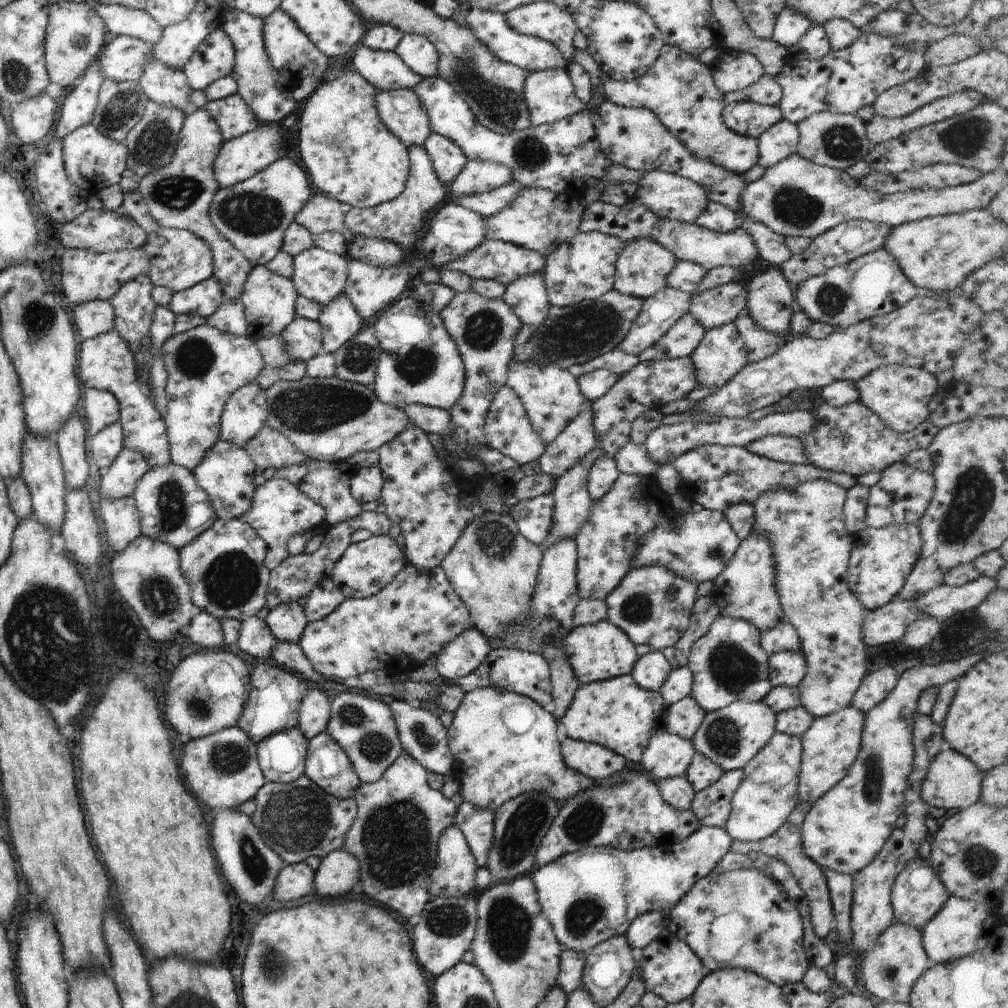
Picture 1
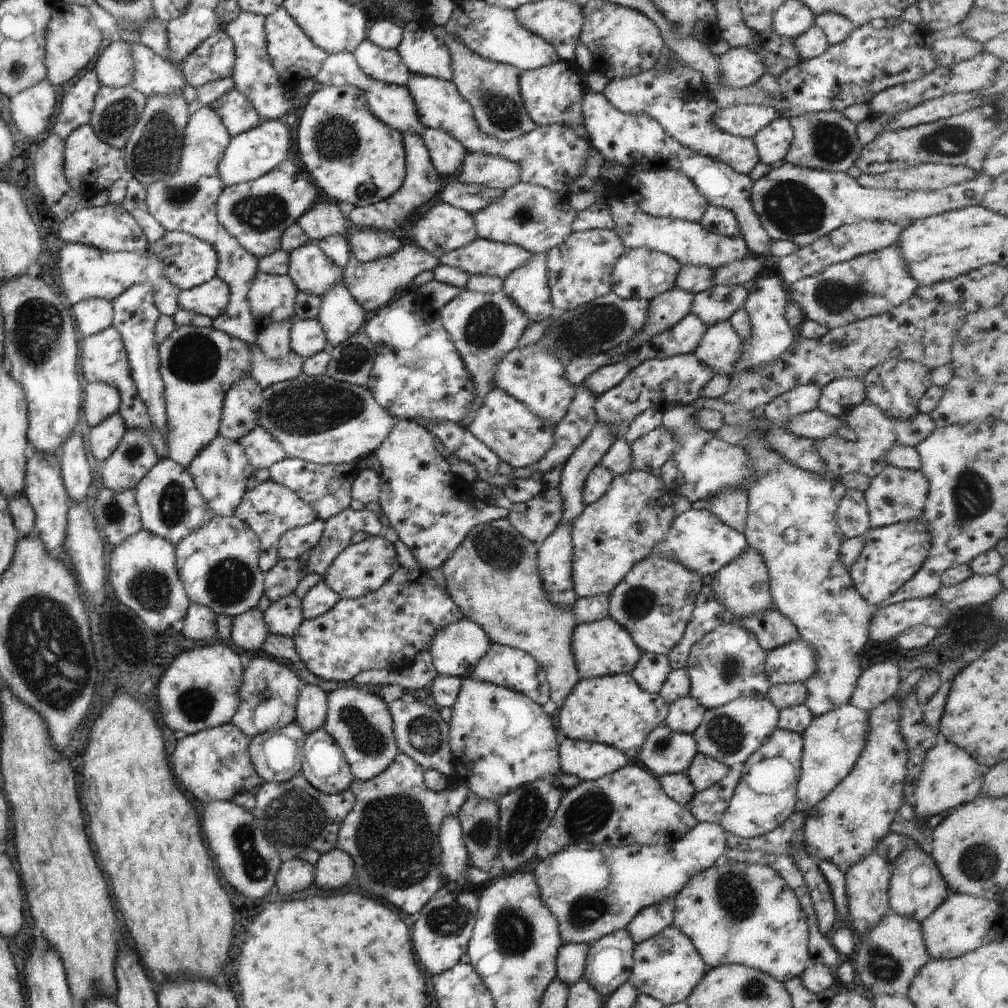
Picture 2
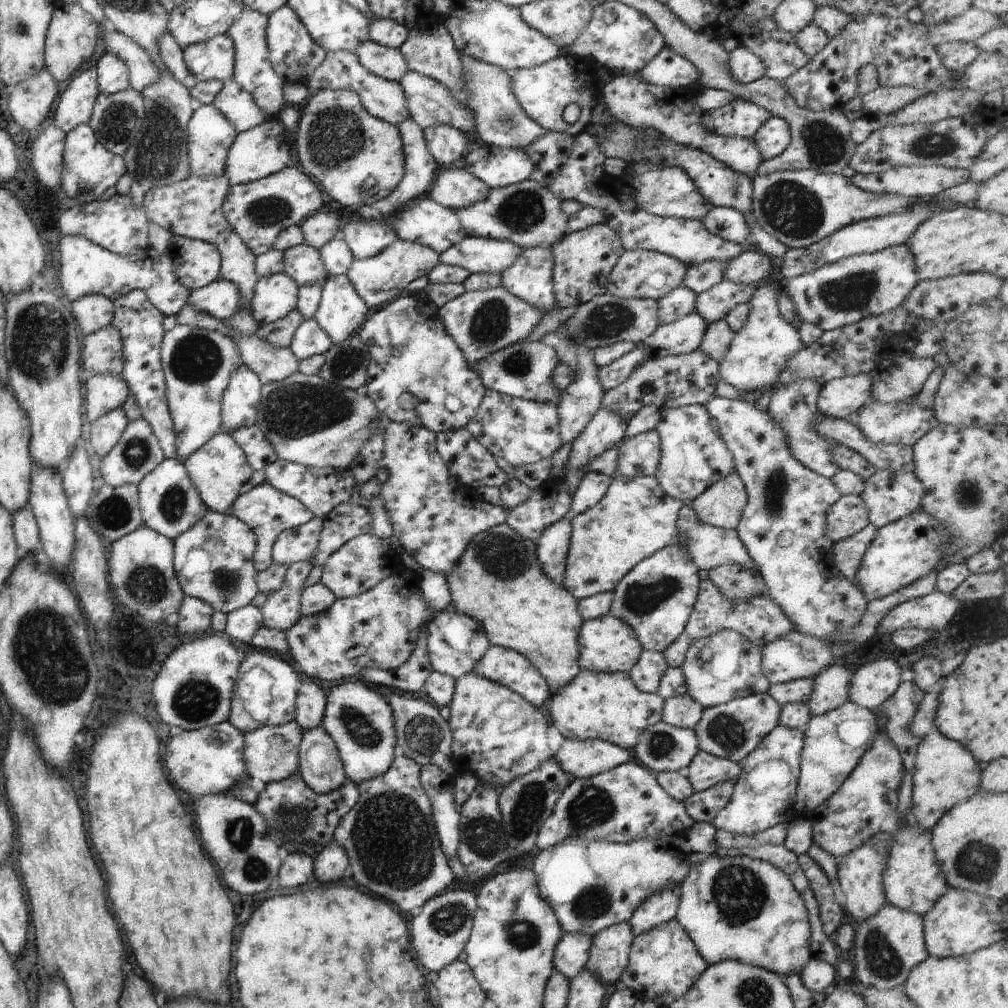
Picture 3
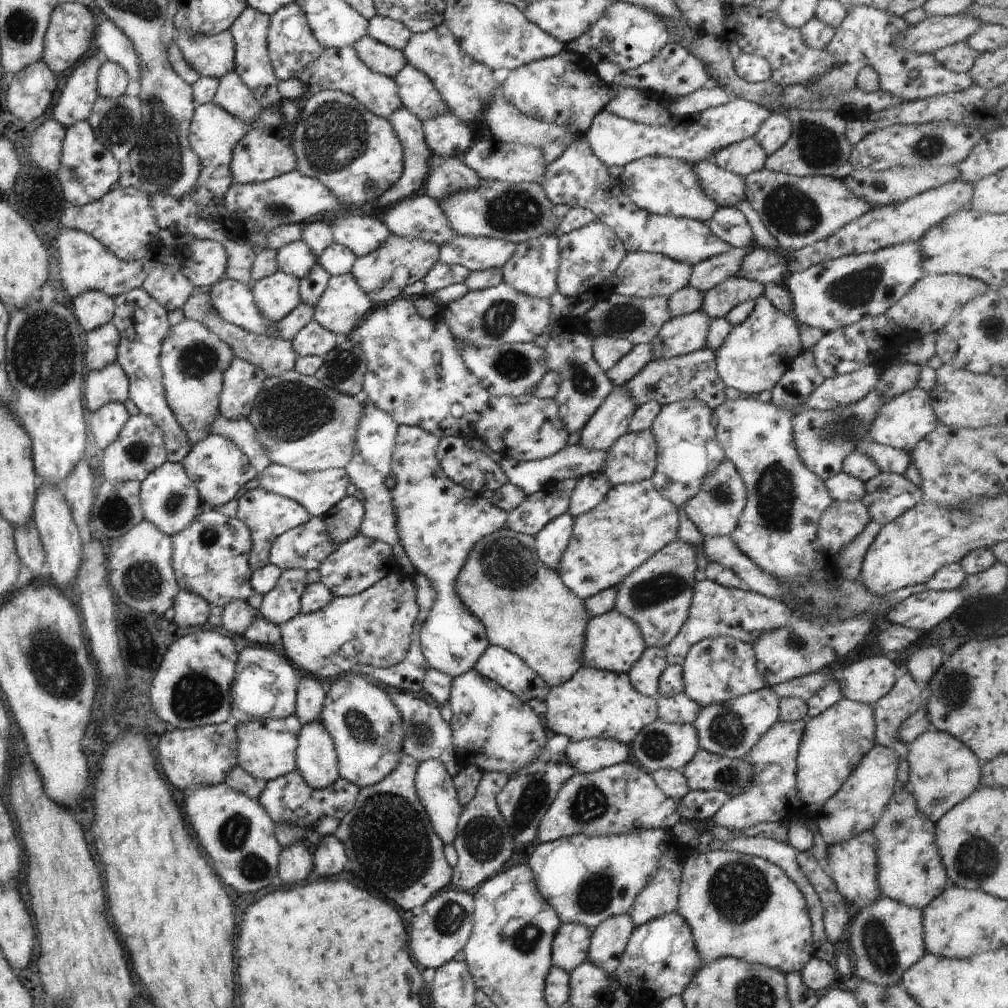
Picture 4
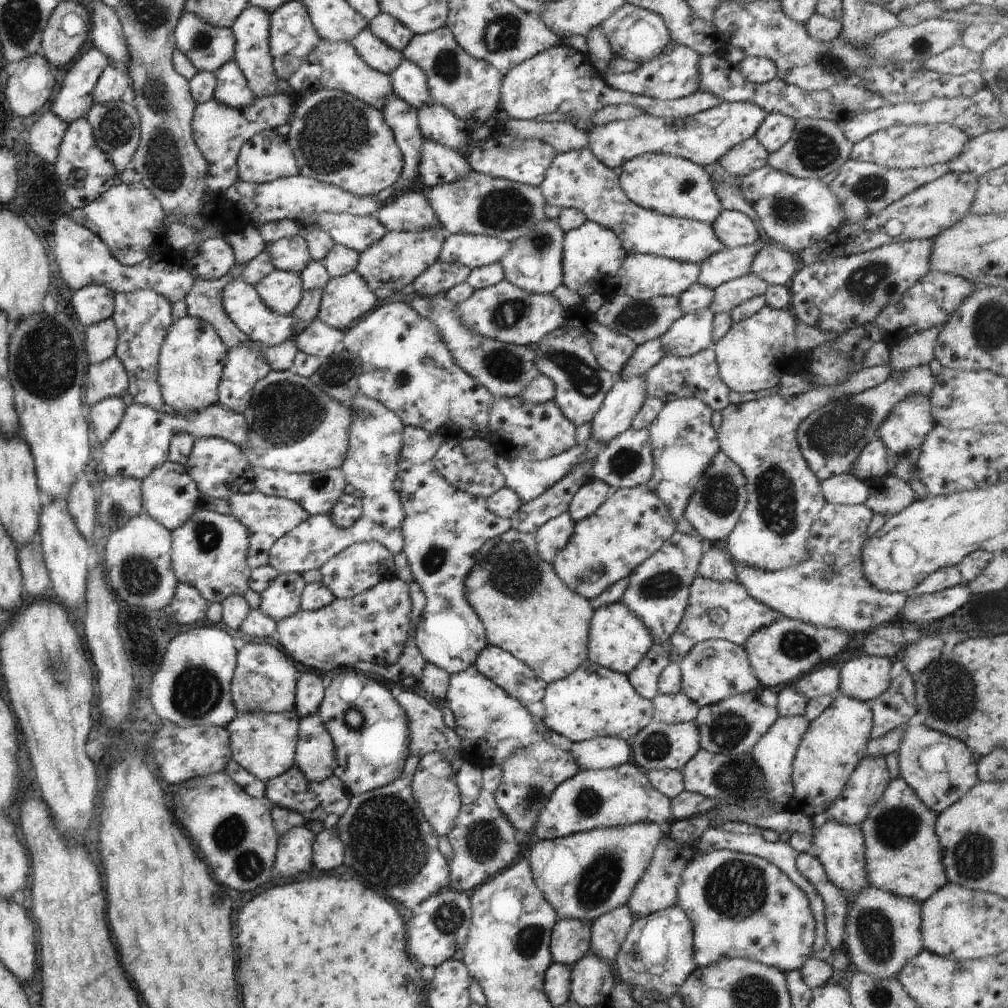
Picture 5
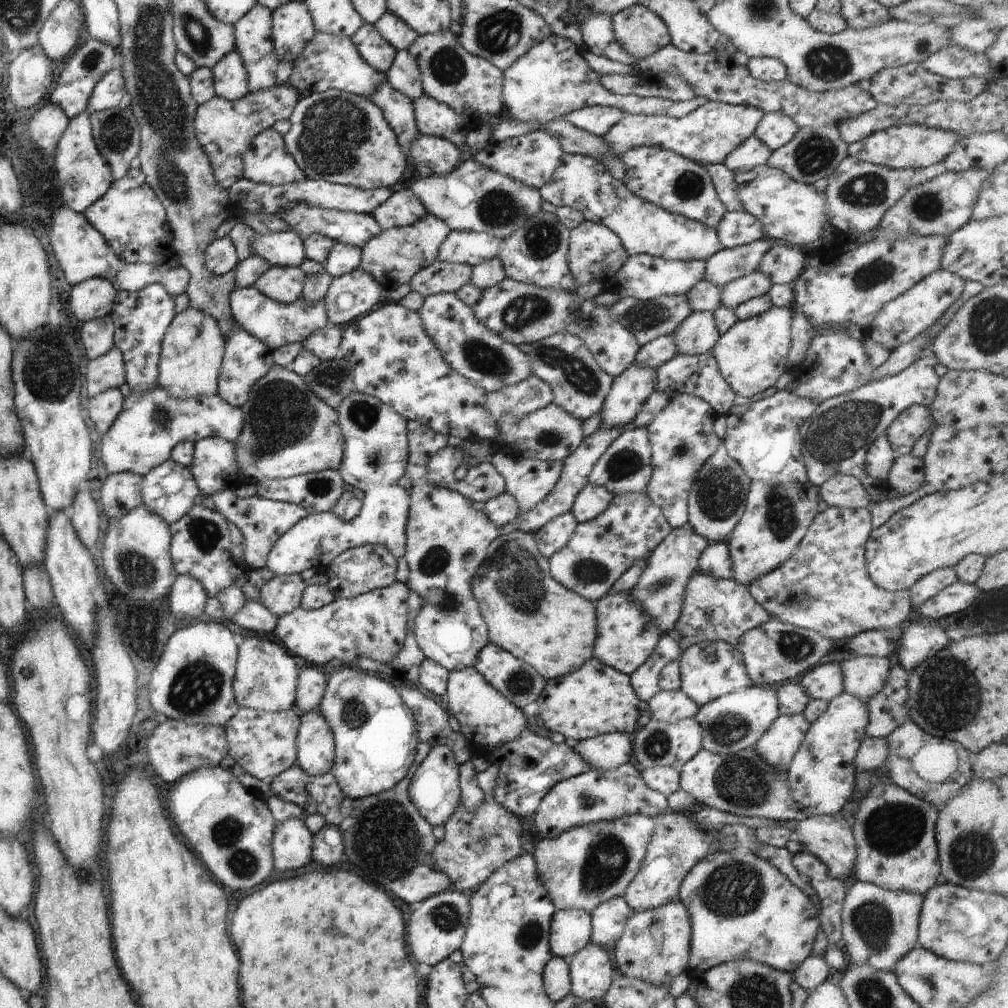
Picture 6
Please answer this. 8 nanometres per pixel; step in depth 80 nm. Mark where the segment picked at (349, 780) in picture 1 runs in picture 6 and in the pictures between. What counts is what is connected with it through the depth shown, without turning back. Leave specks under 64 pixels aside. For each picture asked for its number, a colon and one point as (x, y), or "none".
2: (323, 766)
3: (319, 765)
4: (315, 758)
5: (313, 754)
6: (314, 745)

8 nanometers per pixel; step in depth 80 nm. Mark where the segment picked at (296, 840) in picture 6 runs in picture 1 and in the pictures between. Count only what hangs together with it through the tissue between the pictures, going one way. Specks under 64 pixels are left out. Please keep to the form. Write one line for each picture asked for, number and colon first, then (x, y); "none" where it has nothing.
1: (294, 880)
2: (294, 874)
3: (295, 869)
4: (295, 862)
5: (293, 851)

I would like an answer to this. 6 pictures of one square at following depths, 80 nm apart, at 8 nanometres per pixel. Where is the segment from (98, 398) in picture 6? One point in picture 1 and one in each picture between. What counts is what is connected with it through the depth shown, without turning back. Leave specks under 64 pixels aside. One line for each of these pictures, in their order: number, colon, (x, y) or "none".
1: (105, 445)
2: (103, 437)
3: (104, 432)
4: (105, 423)
5: (104, 416)

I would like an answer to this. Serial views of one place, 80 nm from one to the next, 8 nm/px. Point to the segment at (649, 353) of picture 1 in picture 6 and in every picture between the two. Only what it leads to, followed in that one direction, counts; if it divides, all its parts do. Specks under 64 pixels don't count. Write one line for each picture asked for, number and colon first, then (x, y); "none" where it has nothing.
2: (682, 338)
3: (684, 335)
4: (680, 335)
5: (689, 334)
6: (695, 334)

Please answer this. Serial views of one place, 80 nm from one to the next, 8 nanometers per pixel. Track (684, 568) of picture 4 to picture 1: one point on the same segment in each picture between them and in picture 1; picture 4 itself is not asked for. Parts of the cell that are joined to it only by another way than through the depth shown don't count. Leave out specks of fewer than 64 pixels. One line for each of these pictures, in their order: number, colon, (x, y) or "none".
1: (651, 606)
2: (653, 602)
3: (655, 597)

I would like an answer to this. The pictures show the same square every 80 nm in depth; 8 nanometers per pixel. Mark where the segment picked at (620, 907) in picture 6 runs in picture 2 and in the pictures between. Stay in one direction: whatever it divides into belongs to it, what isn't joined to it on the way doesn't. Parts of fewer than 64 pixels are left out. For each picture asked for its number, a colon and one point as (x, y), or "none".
2: (608, 960)
3: (607, 957)
4: (607, 941)
5: (607, 931)

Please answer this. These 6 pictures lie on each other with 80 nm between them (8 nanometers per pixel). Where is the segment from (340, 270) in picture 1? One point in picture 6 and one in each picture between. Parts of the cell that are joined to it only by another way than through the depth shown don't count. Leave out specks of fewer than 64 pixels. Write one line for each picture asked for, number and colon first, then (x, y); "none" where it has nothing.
2: (312, 272)
3: (302, 263)
4: (295, 259)
5: (291, 255)
6: (284, 249)

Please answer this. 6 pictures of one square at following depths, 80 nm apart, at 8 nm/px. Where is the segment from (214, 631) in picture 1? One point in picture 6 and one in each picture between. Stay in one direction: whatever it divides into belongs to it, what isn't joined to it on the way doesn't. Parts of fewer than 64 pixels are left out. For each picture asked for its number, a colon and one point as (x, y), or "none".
2: (199, 623)
3: (193, 616)
4: (189, 609)
5: (188, 606)
6: (187, 599)

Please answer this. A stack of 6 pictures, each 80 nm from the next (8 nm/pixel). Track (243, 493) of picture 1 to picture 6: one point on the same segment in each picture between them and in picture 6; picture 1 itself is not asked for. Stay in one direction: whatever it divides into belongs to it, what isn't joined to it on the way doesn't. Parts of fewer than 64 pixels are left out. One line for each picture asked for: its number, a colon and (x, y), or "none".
2: (219, 472)
3: (217, 469)
4: (217, 468)
5: (217, 467)
6: (213, 461)

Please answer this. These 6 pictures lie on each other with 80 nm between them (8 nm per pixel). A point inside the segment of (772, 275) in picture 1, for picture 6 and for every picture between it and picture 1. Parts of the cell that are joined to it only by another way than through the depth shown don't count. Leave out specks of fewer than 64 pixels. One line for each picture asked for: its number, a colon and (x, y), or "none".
2: (770, 334)
3: (759, 349)
4: (755, 353)
5: (752, 355)
6: (751, 354)

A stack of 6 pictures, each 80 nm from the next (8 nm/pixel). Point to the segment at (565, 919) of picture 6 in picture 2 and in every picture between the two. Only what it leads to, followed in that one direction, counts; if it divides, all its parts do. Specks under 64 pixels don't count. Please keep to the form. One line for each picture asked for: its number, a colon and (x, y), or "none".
2: (569, 962)
3: (571, 952)
4: (569, 948)
5: (569, 939)

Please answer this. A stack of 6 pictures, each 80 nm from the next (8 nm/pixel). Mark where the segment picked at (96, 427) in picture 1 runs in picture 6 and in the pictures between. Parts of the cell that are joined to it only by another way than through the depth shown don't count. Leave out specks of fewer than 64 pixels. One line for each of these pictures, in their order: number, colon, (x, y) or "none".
2: (100, 401)
3: (103, 393)
4: (107, 385)
5: (107, 379)
6: (106, 372)

